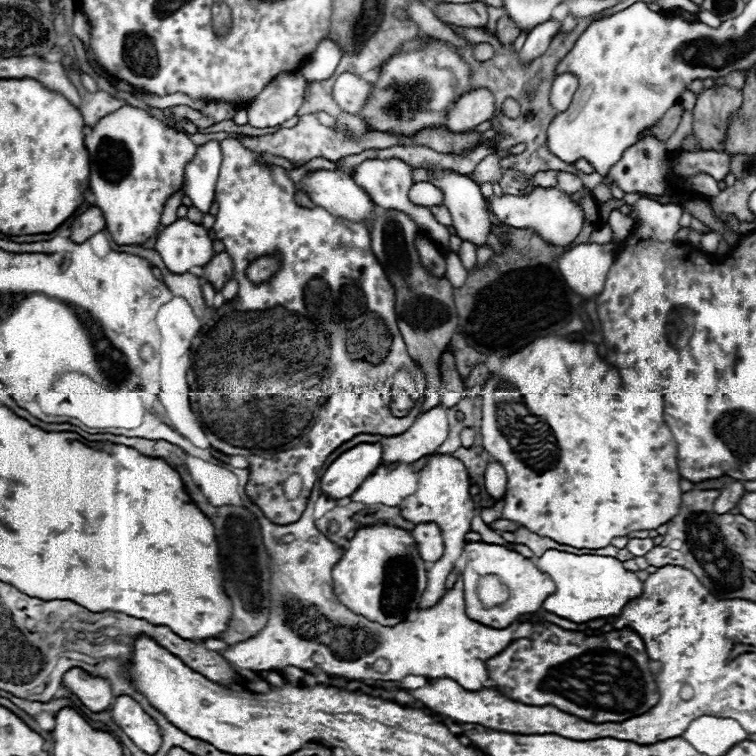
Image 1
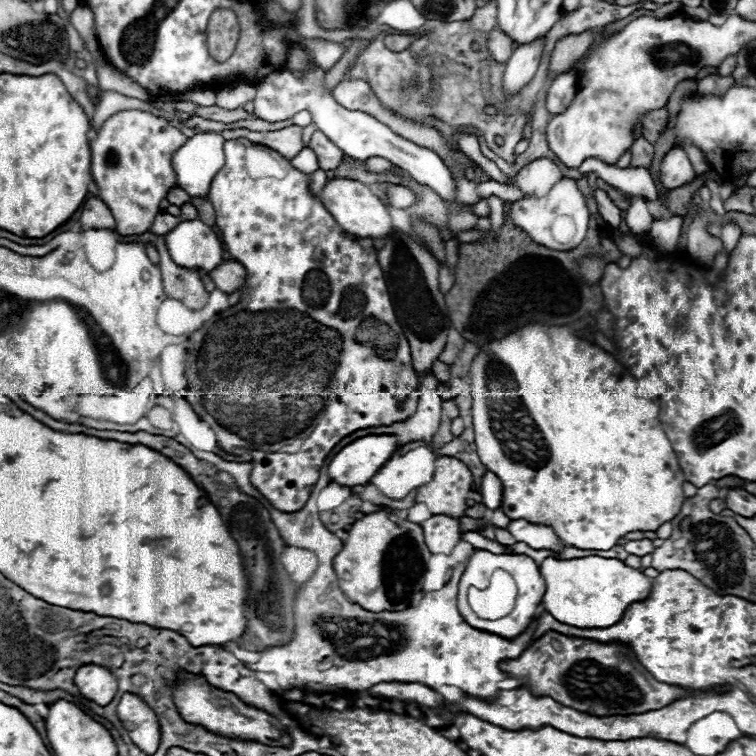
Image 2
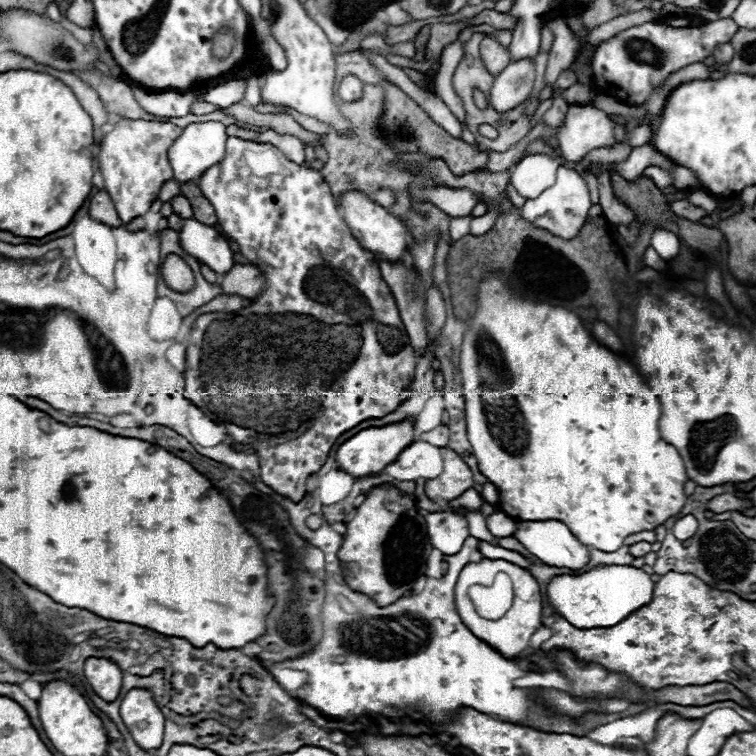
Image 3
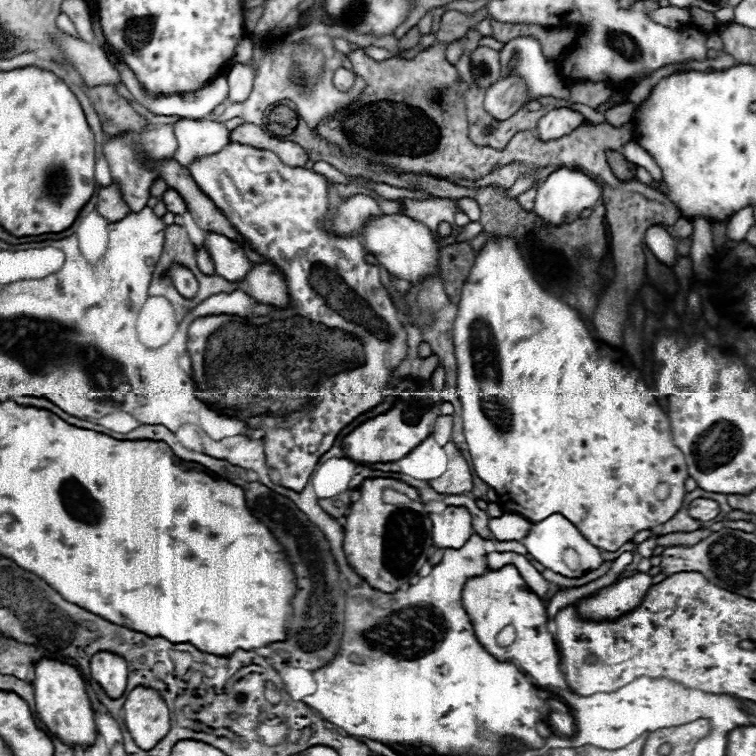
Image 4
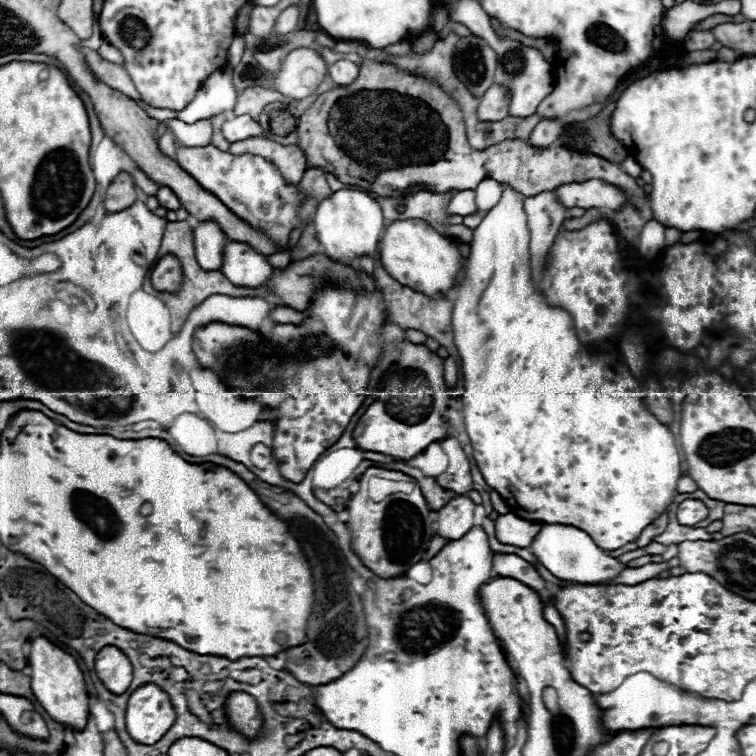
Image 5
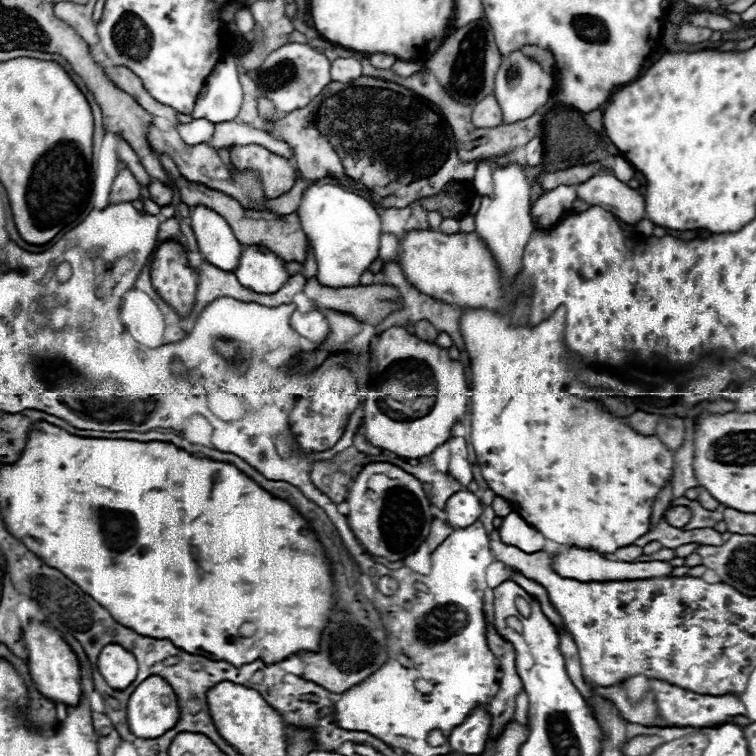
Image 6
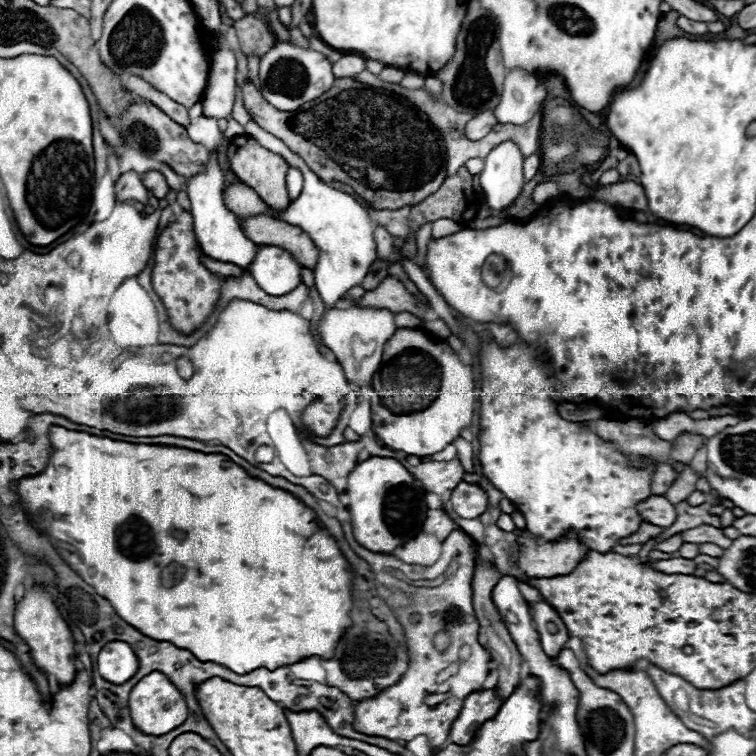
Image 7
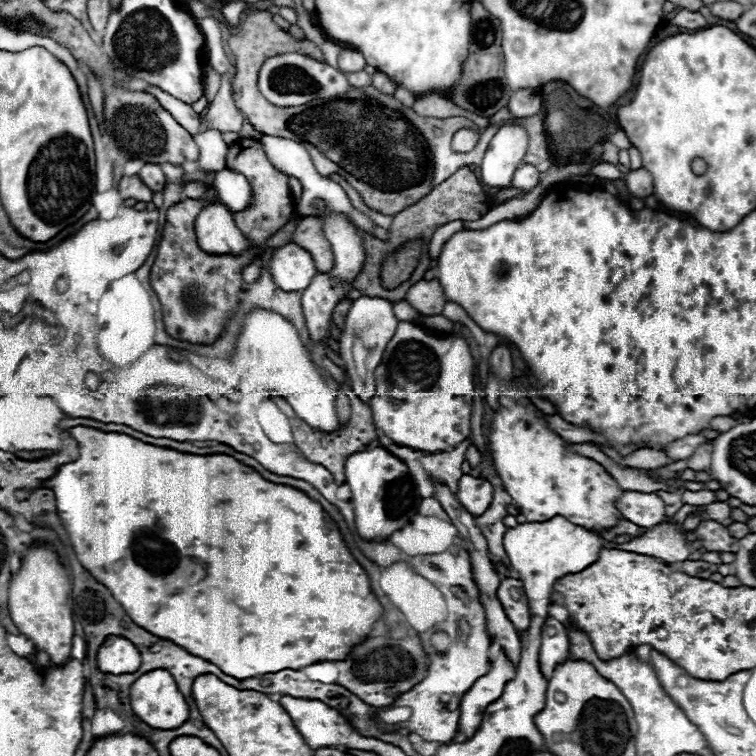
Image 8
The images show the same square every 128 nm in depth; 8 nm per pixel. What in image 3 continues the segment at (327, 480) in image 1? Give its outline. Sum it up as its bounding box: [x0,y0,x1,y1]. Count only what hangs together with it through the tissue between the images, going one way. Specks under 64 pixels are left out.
[336,422,414,478]

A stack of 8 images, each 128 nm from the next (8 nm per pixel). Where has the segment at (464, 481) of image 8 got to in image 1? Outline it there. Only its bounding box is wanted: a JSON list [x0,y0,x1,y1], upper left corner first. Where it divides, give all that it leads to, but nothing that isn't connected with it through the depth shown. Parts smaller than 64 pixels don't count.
[412,524,444,562]

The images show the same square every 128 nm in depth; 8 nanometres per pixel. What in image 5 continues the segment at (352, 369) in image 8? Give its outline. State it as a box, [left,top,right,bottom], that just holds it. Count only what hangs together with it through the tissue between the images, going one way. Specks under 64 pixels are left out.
[270,306,304,324]

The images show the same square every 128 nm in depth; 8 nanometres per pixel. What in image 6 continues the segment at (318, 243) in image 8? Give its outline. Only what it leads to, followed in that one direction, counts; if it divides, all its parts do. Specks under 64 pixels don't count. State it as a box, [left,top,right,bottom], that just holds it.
[176,176,306,262]

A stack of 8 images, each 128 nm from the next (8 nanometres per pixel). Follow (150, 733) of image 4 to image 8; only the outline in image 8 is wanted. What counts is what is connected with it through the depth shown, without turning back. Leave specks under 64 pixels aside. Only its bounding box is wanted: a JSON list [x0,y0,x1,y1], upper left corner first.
[130,670,188,730]

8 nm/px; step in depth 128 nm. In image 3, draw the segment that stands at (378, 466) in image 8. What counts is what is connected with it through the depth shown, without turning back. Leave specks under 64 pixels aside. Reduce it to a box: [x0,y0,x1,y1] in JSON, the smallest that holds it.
[338,486,432,606]

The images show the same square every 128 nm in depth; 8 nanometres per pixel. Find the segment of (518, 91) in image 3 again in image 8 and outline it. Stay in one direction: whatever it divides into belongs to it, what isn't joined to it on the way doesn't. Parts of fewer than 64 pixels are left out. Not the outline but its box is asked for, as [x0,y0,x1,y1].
[452,128,482,152]

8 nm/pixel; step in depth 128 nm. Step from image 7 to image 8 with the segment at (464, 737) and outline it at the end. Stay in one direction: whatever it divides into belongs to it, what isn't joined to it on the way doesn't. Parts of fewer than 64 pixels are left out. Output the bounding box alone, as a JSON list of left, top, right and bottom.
[458,652,516,738]

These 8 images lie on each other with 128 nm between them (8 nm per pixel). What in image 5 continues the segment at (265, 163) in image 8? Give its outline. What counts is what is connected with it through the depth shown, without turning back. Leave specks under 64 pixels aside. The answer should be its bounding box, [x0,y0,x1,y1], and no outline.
[230,136,306,182]

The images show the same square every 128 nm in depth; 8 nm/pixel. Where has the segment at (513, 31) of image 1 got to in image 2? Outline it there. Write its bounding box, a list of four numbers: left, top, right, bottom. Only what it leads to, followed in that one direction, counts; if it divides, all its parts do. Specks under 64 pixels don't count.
[488,28,514,62]

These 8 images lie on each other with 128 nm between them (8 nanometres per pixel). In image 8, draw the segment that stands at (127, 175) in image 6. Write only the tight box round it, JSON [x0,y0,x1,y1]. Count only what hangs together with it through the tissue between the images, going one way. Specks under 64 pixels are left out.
[118,176,152,202]

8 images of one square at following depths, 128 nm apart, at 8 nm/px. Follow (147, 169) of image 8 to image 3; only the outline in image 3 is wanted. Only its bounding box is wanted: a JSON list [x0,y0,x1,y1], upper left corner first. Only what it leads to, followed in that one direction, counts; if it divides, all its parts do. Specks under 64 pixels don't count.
[172,196,194,218]

